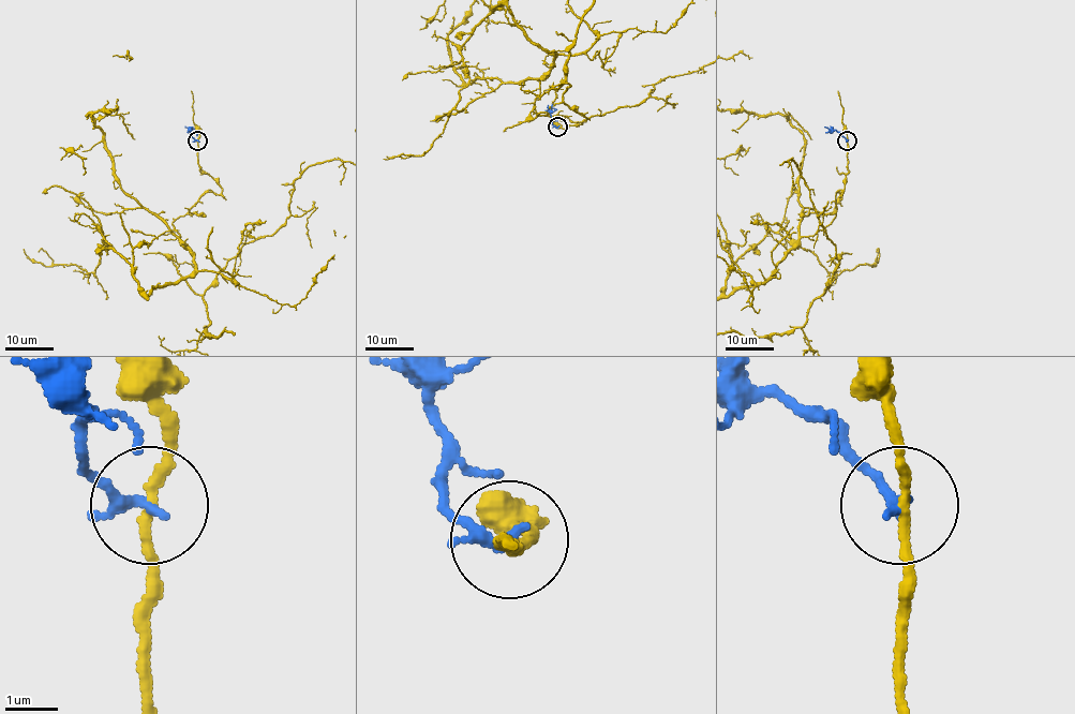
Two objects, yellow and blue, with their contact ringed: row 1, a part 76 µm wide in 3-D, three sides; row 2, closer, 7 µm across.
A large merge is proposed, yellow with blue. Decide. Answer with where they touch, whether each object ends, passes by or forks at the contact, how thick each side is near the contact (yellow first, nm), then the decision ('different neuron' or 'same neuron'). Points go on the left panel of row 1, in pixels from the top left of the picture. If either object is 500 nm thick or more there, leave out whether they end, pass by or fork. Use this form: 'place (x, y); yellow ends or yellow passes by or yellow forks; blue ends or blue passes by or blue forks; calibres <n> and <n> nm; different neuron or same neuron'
place (197, 140); yellow passes by; blue ends; calibres 180 and 240 nm; different neuron

